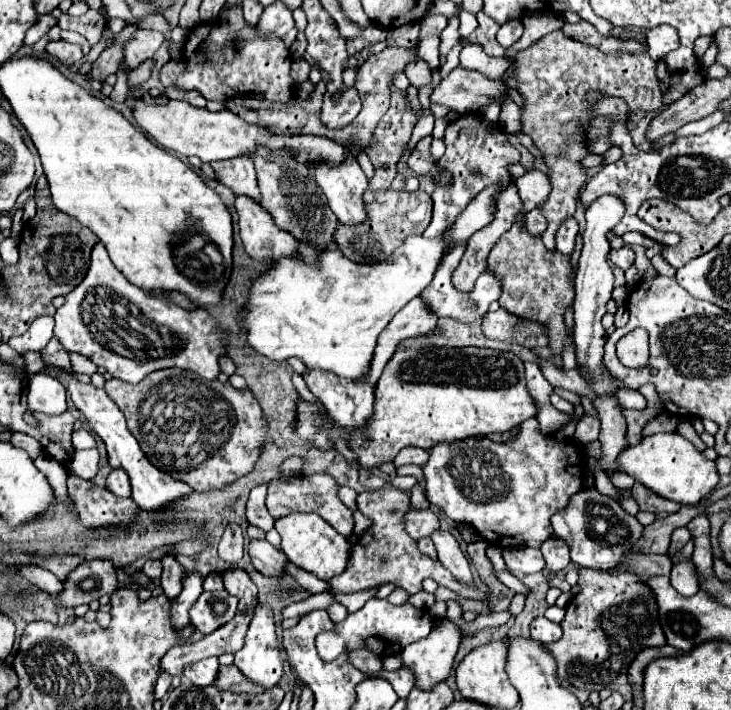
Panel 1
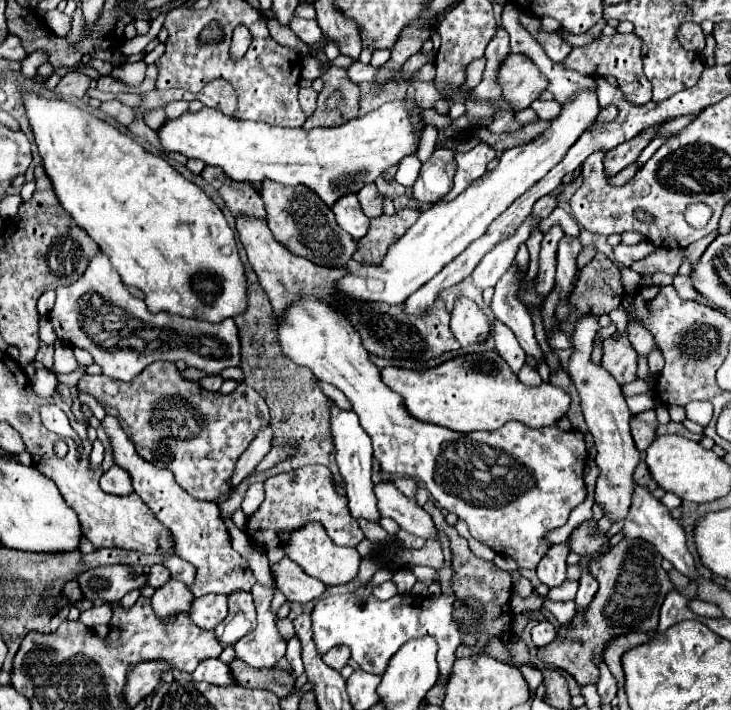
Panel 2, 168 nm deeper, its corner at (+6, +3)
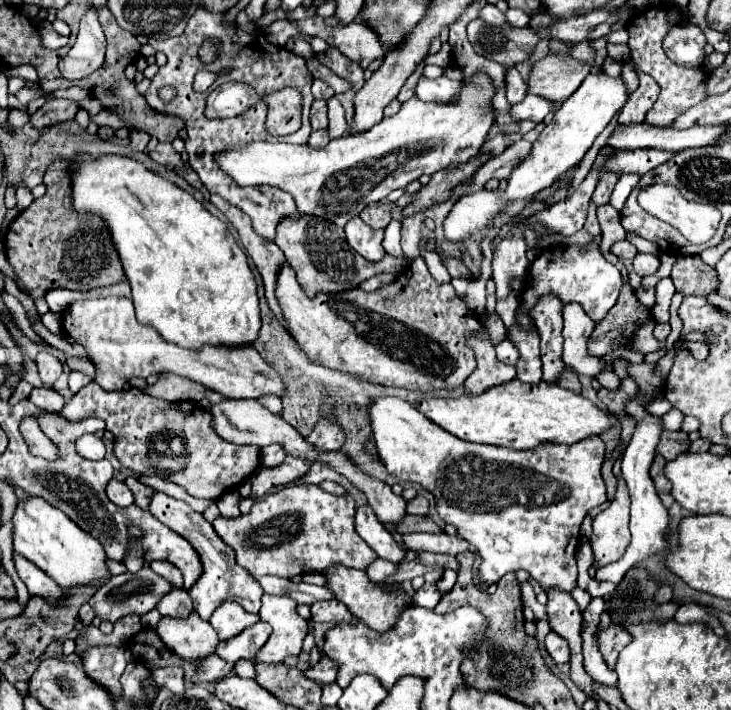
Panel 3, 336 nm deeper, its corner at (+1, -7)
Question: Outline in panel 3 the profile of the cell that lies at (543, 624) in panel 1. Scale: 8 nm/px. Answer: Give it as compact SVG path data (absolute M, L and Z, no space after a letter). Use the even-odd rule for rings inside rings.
M550 632L550 634L546 636L546 640L544 640L544 646L546 646L548 654L552 656L552 660L554 660L556 664L568 662L570 650L568 650L568 642L566 642L562 636L558 636L556 632Z

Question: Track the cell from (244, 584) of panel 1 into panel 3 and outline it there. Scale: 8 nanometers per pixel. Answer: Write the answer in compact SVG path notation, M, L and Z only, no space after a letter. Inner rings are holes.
M258 620L254 626L246 628L236 638L226 640L226 642L220 642L216 646L216 654L222 656L230 664L234 664L238 658L254 660L256 650L260 650L260 646L264 646L264 642L268 640L270 632L272 632L270 626L266 622L262 622L262 620Z

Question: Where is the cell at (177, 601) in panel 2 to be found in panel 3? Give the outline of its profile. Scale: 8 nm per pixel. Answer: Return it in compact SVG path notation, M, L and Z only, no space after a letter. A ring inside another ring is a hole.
M190 612L186 618L162 616L156 626L162 642L182 658L200 658L216 650L220 642L208 620Z

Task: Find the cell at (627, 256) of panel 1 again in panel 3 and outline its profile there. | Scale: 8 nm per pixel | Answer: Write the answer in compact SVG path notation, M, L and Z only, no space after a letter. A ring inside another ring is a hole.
M638 252L636 258L634 258L634 262L632 262L632 266L634 266L634 272L638 276L648 276L648 274L654 274L658 270L660 260L654 254L640 254Z

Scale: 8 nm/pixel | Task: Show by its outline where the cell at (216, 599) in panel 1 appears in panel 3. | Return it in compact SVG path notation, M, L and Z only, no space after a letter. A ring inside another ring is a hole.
M224 602L222 606L218 606L214 610L214 614L210 616L210 624L216 630L220 640L228 640L238 636L244 628L252 626L252 622L256 622L258 616L248 614L240 604L236 602Z

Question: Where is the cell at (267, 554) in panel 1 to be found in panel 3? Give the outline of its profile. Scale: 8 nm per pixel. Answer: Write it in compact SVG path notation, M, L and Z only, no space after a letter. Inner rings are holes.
M336 598L332 600L318 600L310 606L312 610L312 620L314 622L330 622L330 624L340 624L340 622L350 622L352 614L350 610Z

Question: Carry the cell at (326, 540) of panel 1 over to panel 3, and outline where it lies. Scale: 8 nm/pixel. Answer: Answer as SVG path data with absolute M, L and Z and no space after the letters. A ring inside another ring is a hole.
M334 564L328 570L324 570L322 576L326 578L326 586L334 592L334 596L340 602L344 602L354 616L364 618L364 622L368 622L368 626L372 626L374 630L388 630L388 626L396 622L396 614L400 612L400 606L408 606L412 602L412 598L400 586L394 586L388 594L382 592L382 586L380 584L374 586L368 580L364 570L352 570L352 568Z

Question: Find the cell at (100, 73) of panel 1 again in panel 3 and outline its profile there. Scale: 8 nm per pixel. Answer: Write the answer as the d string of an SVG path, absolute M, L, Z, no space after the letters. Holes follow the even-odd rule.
M52 98L52 100L46 100L46 104L38 112L34 112L30 116L30 120L36 128L44 128L50 124L72 120L76 116L76 112L78 112L78 104L74 100Z

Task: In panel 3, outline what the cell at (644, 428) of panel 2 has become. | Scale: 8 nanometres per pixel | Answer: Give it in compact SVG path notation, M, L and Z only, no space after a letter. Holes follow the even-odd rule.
M664 430L660 436L660 442L656 446L656 452L664 456L666 460L676 458L676 454L682 454L688 450L688 434L678 430L678 432L668 432Z

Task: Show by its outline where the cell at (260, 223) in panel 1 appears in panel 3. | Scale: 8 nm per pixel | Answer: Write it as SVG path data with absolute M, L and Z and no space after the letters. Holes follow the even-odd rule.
M420 256L396 282L374 292L354 288L332 294L318 292L310 298L296 282L296 272L288 262L280 266L276 282L276 298L288 332L316 364L352 372L368 382L420 392L456 388L476 368L464 338L480 328L480 318L456 296L452 284L438 284L432 278Z

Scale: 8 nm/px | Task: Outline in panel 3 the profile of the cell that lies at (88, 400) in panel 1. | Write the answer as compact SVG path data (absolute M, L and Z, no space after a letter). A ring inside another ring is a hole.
M154 490L152 496L150 496L150 504L148 504L148 510L152 512L154 518L158 518L164 526L168 526L170 530L174 530L176 534L180 534L182 538L186 538L194 550L198 552L200 556L200 562L202 562L202 574L200 578L196 580L194 586L190 586L188 594L194 602L194 610L200 614L200 618L208 620L210 614L226 600L230 602L238 602L244 610L252 612L252 614L258 614L260 610L260 598L264 594L262 586L254 580L254 576L242 568L238 562L236 562L236 554L234 550L216 534L214 526L210 522L206 522L206 518L200 514L200 512L194 512L186 502L182 500L176 500L164 492L158 492Z

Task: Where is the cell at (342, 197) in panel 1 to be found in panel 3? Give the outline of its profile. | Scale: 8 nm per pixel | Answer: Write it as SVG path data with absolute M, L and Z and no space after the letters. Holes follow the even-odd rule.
M360 216L352 218L352 220L344 226L344 230L346 230L346 240L348 240L348 244L350 244L358 254L362 254L366 260L376 262L376 260L380 260L380 258L386 254L384 248L382 248L384 232L376 232L376 230L372 230L372 228L368 228L368 226L360 220Z

